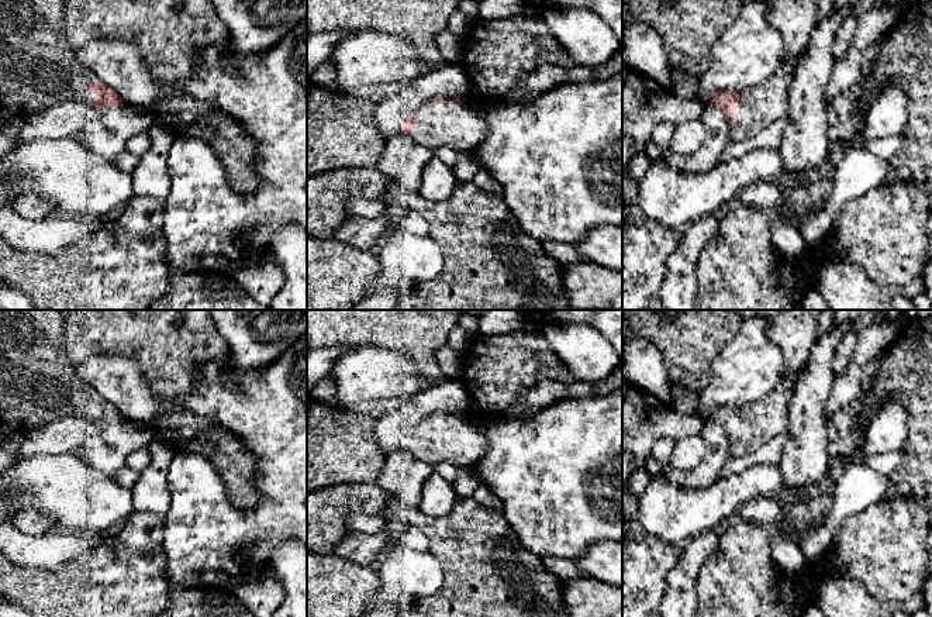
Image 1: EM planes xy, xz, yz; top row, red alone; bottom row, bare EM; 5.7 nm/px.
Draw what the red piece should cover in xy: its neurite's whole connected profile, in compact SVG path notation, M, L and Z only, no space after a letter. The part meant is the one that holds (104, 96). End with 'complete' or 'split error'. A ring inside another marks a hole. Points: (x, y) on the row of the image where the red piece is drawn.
M0 0L0 125L15 117L24 118L27 113L42 113L62 101L86 101L89 107L100 110L124 104L110 86L104 85L90 68L79 61L76 49L70 46L63 32L65 11L66 0Z; split error

